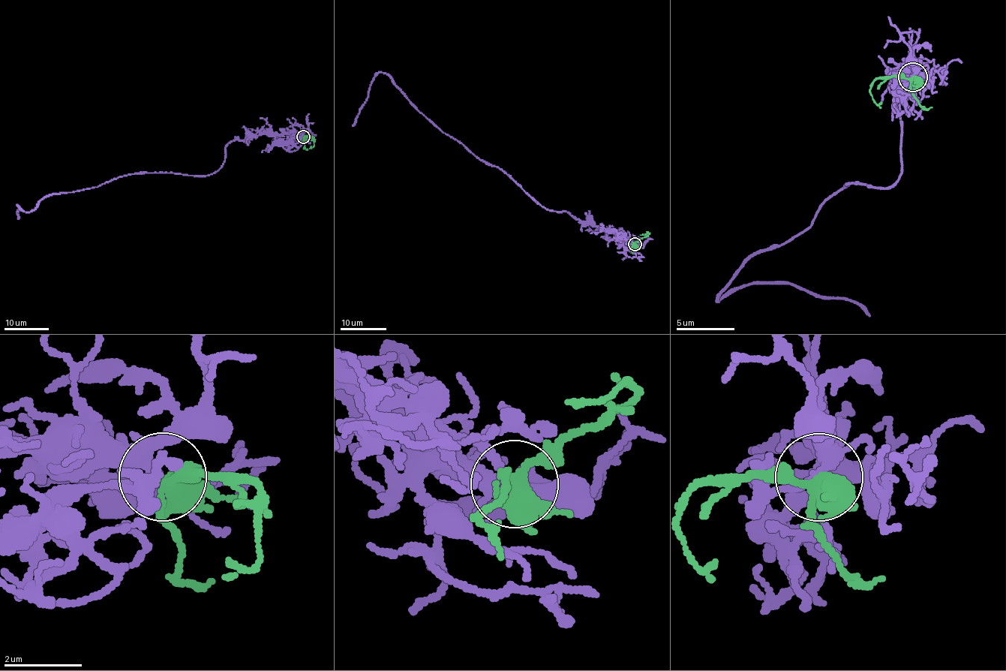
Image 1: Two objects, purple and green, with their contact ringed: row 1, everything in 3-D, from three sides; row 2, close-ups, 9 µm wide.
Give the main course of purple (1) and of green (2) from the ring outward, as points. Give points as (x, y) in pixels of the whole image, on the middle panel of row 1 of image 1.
1: (635, 245), (536, 203), (501, 170), (442, 133), (385, 73), (378, 72), (371, 82), (352, 126)
2: (635, 245), (644, 237), (647, 233), (640, 235)

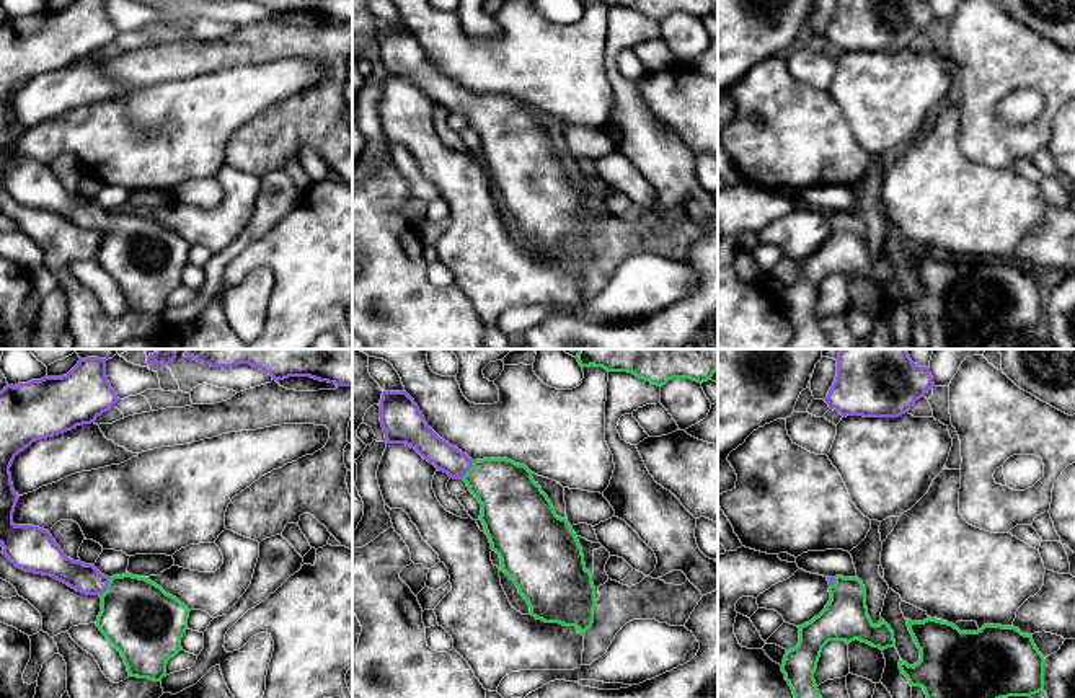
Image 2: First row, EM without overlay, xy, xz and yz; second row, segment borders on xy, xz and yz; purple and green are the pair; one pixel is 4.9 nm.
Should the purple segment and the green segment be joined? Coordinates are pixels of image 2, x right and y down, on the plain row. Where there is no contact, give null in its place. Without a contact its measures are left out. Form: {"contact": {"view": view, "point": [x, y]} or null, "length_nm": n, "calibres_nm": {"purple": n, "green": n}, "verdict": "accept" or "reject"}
{"contact": {"view": "xy", "point": [106, 222]}, "length_nm": 110, "calibres_nm": {"purple": 140, "green": 380}, "verdict": "accept"}

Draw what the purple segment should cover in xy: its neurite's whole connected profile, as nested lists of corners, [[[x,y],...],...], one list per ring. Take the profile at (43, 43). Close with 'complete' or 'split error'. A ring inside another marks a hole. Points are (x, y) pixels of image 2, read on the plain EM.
[[[75,0],[67,10],[0,26],[0,178],[16,202],[100,230],[96,261],[121,287],[129,311],[161,316],[168,295],[183,285],[191,245],[145,212],[108,212],[95,199],[67,192],[49,165],[13,158],[20,134],[10,108],[15,91],[36,75],[95,57],[117,36],[106,0]]]; split error

